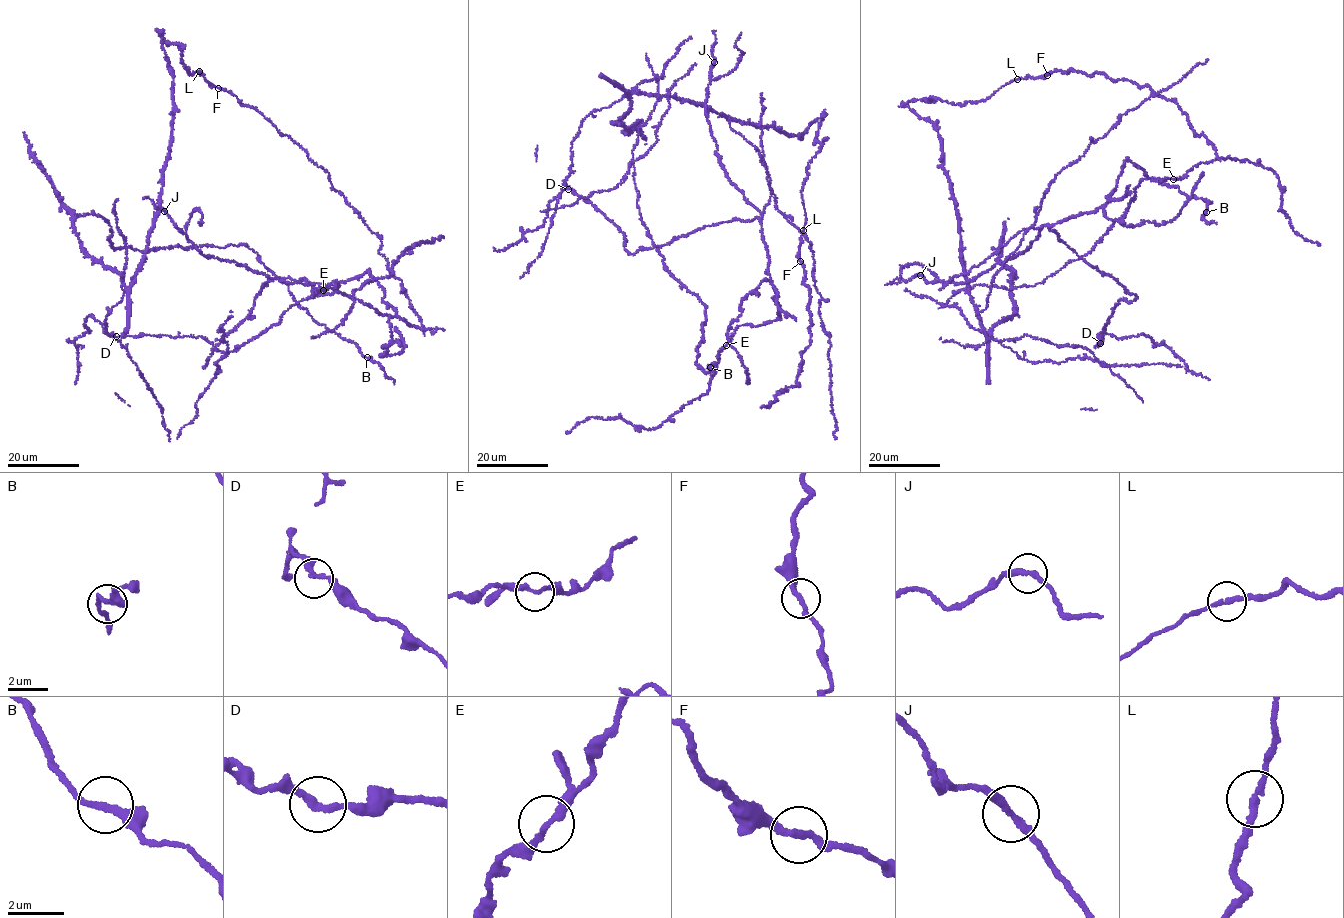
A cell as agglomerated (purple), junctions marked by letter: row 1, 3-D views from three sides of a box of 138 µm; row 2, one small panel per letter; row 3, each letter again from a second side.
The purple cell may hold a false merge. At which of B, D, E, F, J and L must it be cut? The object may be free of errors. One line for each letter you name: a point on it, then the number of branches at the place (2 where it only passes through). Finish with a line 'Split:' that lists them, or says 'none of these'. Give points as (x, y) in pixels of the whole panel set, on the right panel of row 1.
Split: none of these

